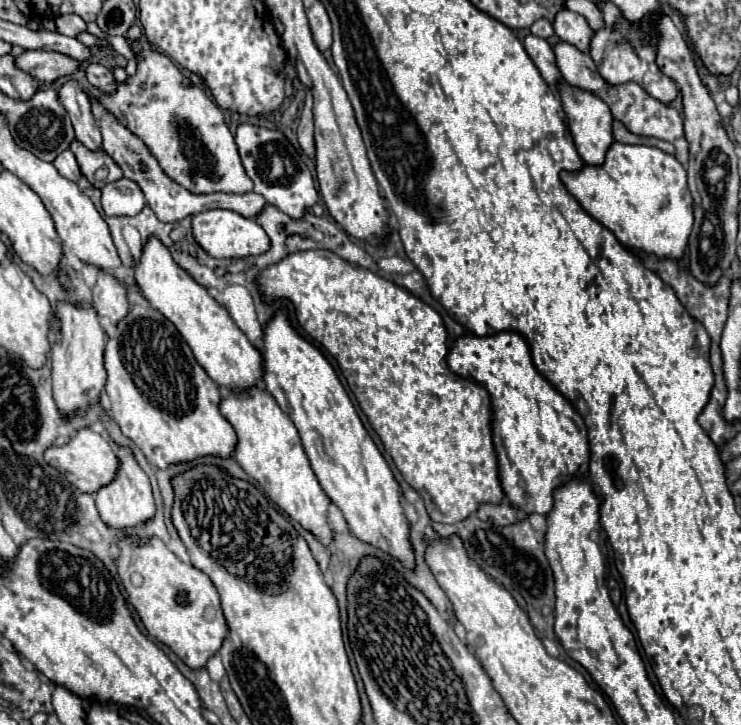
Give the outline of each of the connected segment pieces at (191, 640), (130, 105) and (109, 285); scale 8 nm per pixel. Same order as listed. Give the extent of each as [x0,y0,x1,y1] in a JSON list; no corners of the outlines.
[[118,537,228,669],[90,51,252,191],[92,273,128,325]]

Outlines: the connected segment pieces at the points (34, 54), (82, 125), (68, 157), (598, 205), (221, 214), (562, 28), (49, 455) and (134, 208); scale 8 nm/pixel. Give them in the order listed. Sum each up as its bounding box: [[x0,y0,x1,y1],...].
[[16,51,80,83],[58,81,102,151],[54,151,82,181],[560,143,694,257],[192,209,270,259],[554,9,594,53],[44,429,120,493],[102,179,146,217]]

